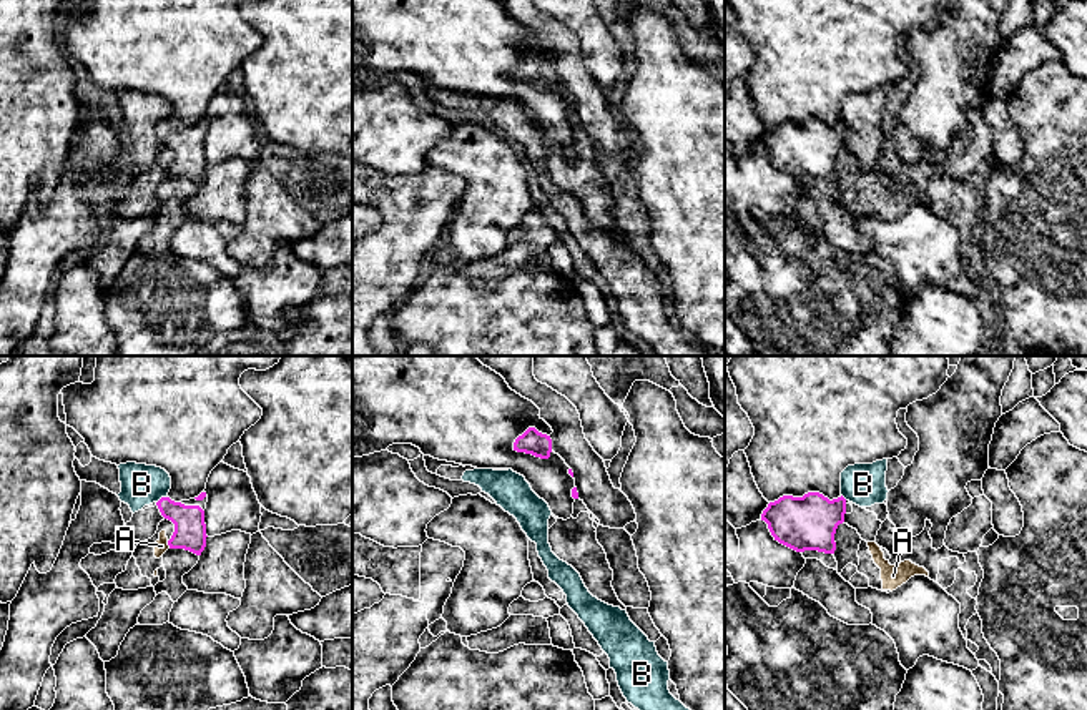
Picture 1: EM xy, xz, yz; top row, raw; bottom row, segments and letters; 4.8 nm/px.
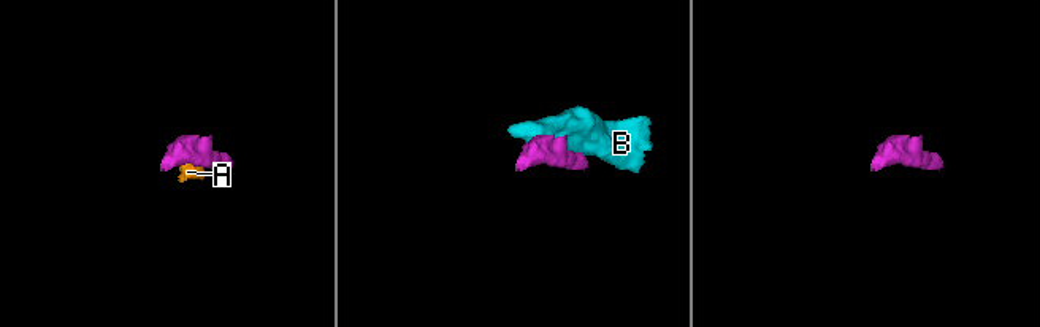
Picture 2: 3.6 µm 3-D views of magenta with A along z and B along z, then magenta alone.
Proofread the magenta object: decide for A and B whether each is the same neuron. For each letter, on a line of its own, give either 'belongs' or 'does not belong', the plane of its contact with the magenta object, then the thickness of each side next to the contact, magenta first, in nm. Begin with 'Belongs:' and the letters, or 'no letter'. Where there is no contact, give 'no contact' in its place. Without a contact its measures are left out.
Belongs: no letter
A: does not belong; meets magenta in xy; 160 nm thick on the magenta side, 70 nm on the other
B: does not belong; meets magenta in xy; 160 nm thick on the magenta side, 200 nm on the other

